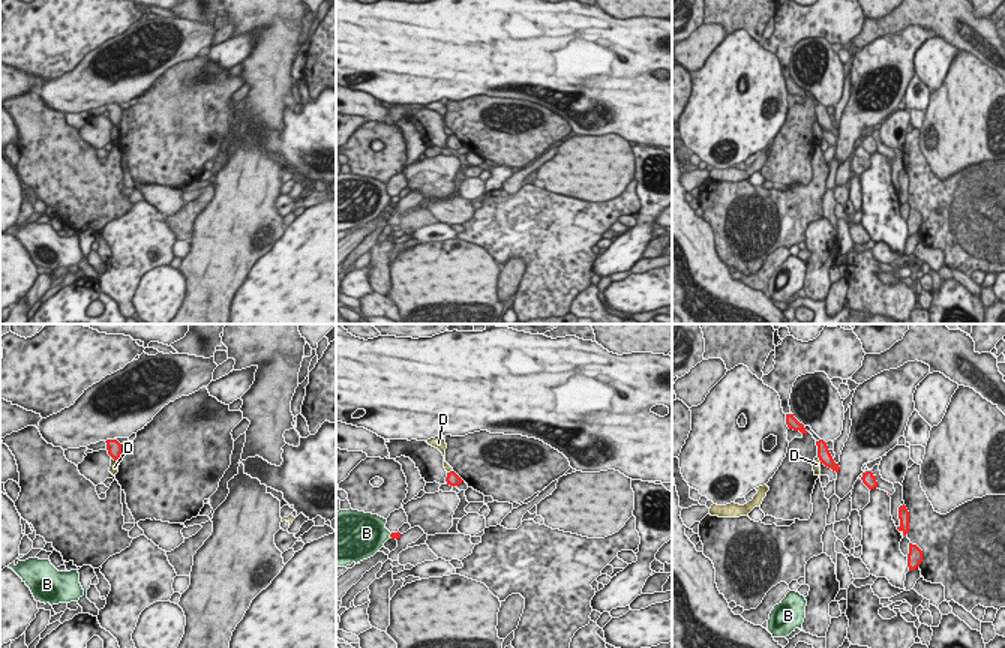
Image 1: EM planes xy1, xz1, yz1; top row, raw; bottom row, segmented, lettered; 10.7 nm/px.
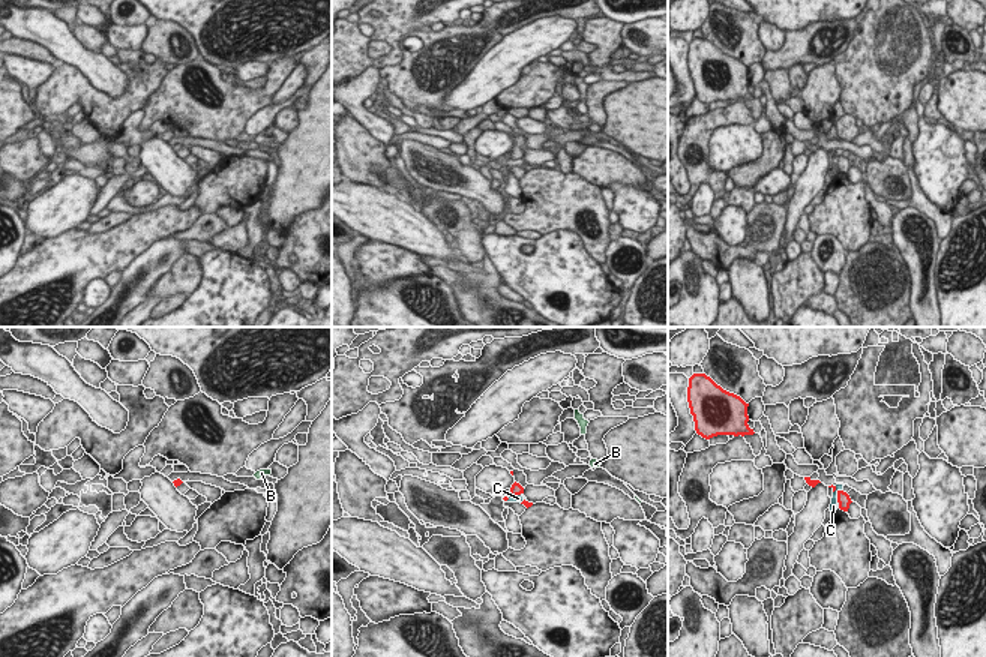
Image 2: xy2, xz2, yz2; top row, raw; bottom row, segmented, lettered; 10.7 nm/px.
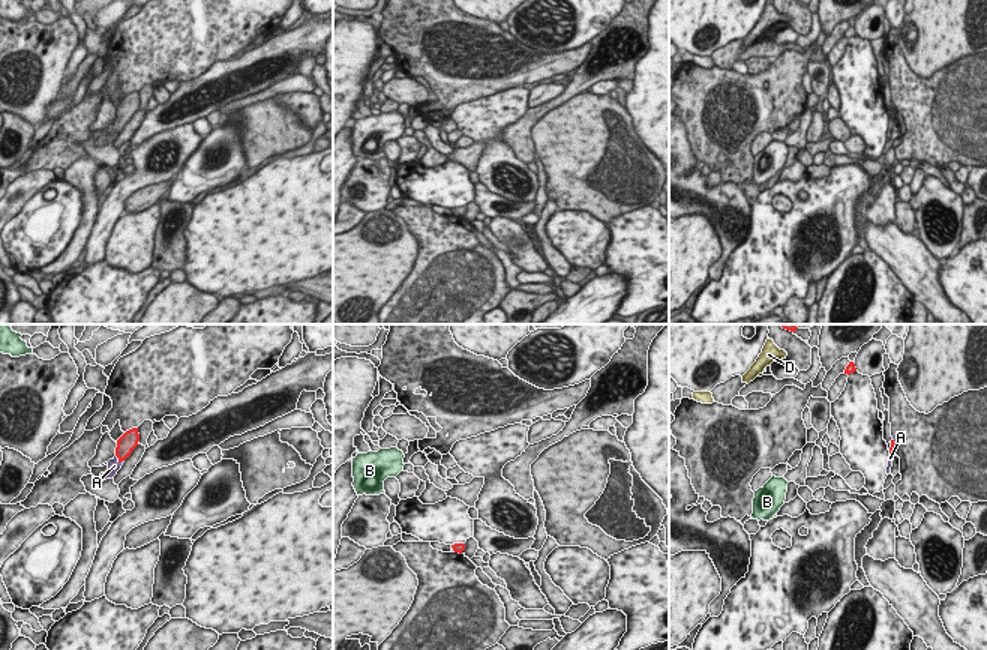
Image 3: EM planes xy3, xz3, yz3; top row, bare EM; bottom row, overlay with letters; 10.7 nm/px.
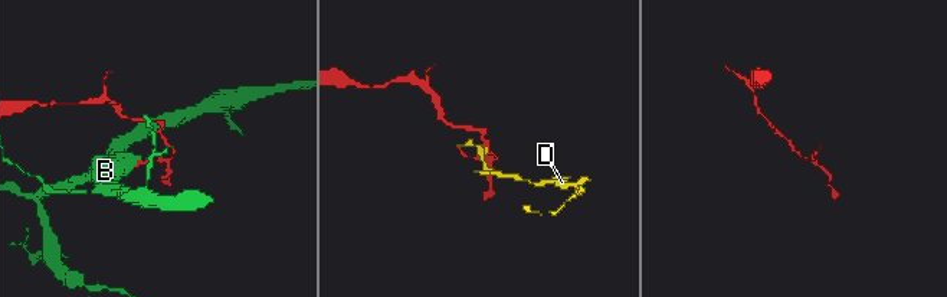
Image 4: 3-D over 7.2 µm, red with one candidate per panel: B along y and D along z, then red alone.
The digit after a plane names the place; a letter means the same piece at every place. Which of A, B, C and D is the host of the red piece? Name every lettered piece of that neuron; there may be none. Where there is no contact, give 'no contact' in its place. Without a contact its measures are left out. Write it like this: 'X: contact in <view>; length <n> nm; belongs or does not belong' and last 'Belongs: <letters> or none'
A: contact in xy3; length 120 nm; belongs
B: contact in xz1; length 60 nm; does not belong
C: contact in yz2; length 180 nm; does not belong
D: contact in xz1; length 70 nm; does not belong
Belongs: A

